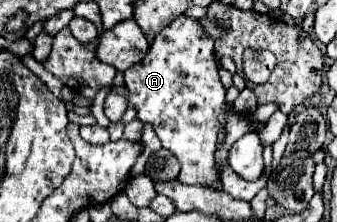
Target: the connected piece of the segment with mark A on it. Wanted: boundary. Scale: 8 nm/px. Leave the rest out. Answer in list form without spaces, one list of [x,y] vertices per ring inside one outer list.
[[[180,16],[166,26],[156,36],[146,58],[124,72],[124,84],[130,92],[128,102],[138,110],[138,118],[154,124],[162,146],[180,160],[182,170],[178,180],[222,190],[214,152],[218,130],[226,124],[232,106],[224,100],[226,88],[218,76],[214,40],[202,36],[198,20]]]

